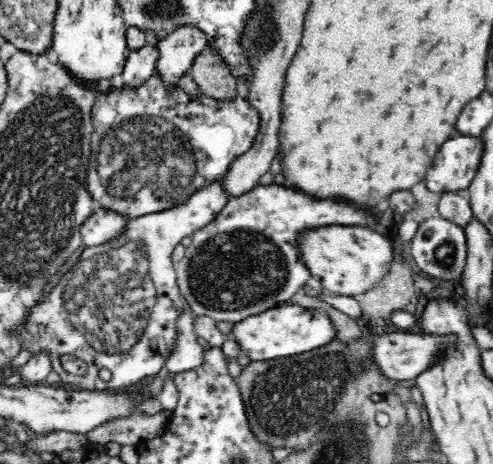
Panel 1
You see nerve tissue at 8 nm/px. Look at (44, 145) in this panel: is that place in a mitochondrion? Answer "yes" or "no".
yes

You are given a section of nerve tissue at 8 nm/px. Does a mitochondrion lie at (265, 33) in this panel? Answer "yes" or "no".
yes

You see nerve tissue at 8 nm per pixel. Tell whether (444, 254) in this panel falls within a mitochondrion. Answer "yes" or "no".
yes

